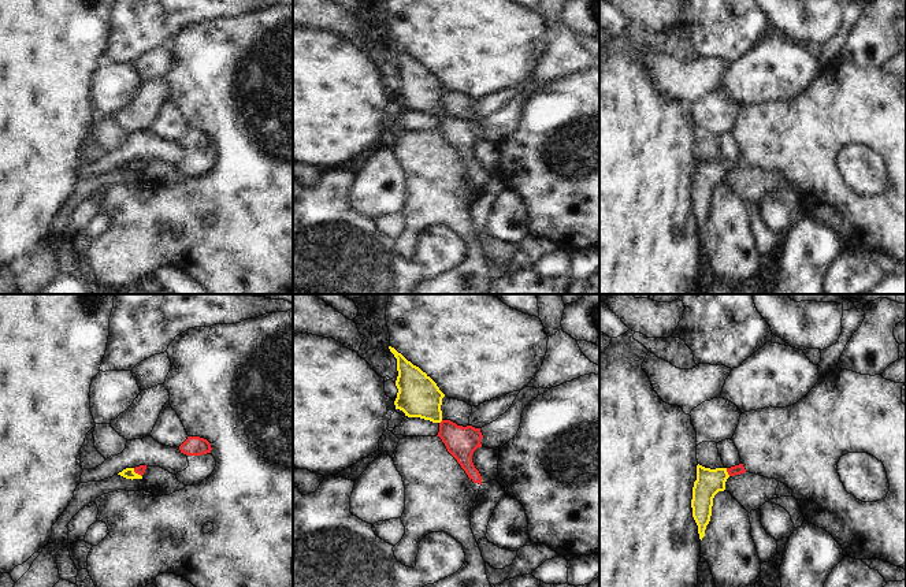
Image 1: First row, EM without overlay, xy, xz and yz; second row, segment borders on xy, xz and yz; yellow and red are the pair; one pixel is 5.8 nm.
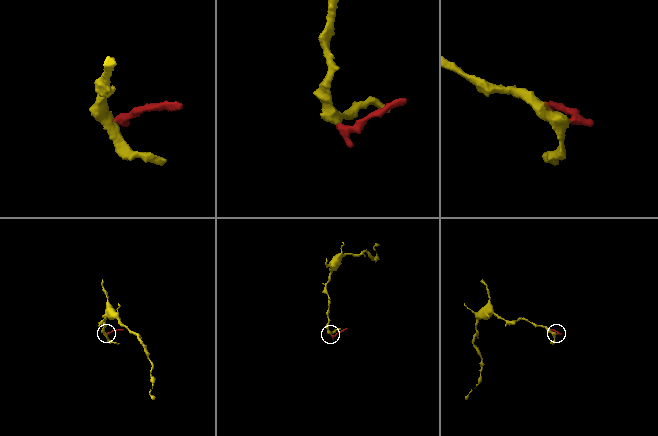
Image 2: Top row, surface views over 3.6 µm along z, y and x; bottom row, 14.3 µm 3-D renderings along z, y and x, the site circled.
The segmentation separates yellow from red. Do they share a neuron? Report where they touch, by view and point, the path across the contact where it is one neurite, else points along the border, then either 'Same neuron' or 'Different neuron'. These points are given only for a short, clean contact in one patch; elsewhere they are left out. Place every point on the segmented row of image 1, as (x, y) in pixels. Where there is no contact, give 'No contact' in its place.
Touches yellow at yz (727, 472). Path across: yz (709, 482), (727, 472), (736, 470). Same neuron.

